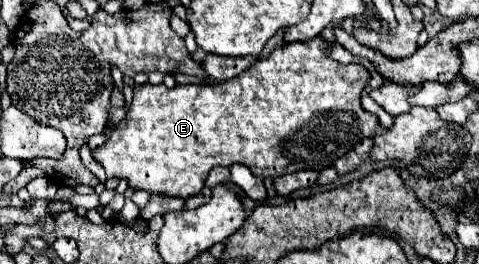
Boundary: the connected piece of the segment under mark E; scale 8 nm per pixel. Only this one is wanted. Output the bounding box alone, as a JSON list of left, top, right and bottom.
[92,38,380,198]

